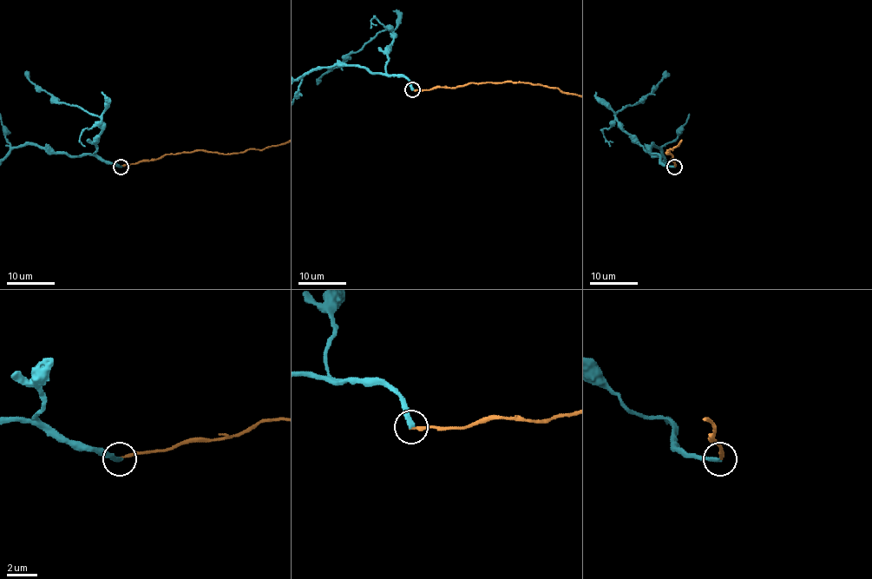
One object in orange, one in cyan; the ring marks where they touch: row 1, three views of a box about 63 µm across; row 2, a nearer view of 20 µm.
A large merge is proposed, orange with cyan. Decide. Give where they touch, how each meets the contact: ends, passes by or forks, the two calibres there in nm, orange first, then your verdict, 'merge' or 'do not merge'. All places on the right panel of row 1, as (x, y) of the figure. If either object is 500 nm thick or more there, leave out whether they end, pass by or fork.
place (674, 167); orange ends; cyan ends; calibres 200 and 300 nm; do not merge

